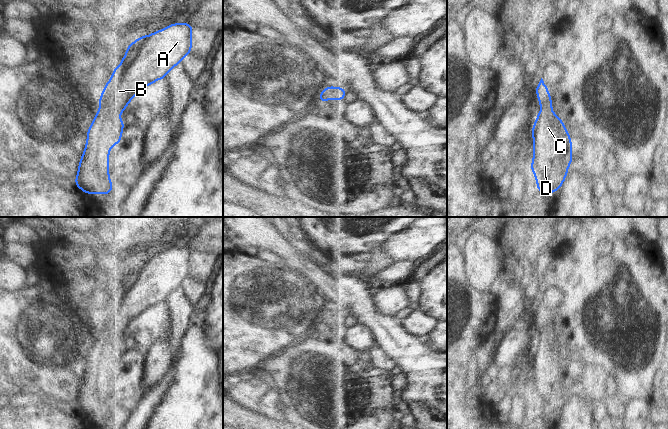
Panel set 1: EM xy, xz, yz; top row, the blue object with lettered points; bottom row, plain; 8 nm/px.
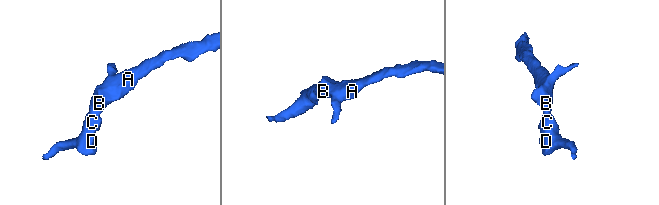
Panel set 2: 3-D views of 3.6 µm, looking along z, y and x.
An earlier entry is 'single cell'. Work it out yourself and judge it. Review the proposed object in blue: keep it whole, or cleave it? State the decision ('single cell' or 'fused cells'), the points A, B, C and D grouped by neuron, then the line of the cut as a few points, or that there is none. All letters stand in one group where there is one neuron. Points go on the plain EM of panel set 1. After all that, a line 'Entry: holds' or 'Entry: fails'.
single cell; A B C D; no cut
Entry: holds

